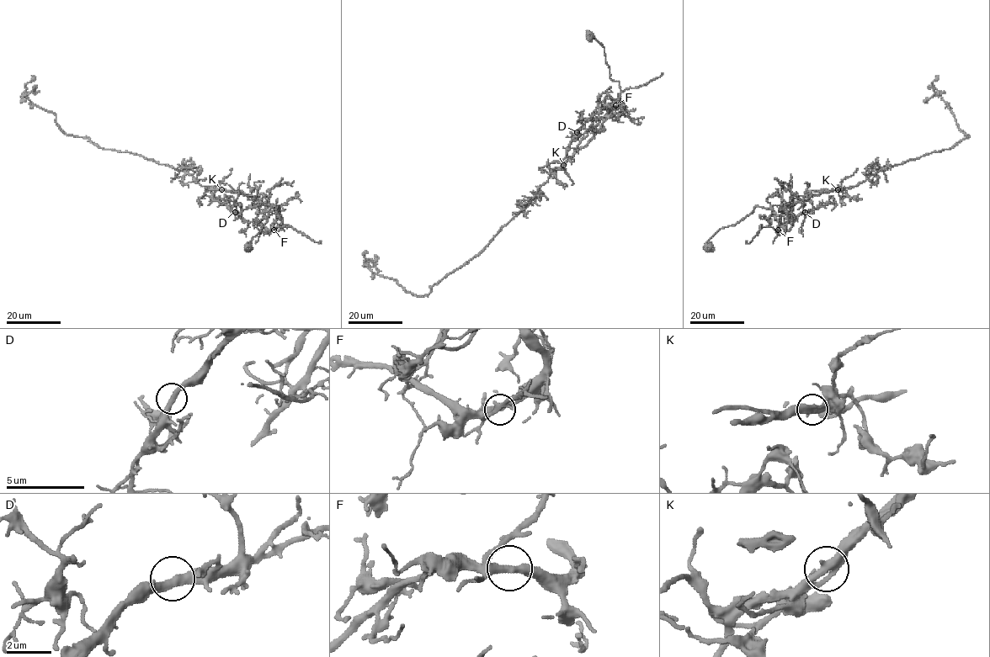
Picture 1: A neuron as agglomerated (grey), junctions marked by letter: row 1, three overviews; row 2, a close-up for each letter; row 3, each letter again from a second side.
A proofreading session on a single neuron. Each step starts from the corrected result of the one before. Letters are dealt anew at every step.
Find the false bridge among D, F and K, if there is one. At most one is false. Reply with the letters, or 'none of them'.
K

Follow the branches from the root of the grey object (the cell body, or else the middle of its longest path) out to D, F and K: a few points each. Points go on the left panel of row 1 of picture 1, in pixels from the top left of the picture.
D: (249, 246), (268, 221), (268, 214), (279, 207), (267, 204), (258, 224), (247, 222), (235, 212)
F: (249, 246), (252, 239), (268, 221), (268, 214), (278, 206), (278, 217), (281, 223), (274, 230)
K: (249, 246), (268, 221), (268, 214), (279, 207), (221, 190)

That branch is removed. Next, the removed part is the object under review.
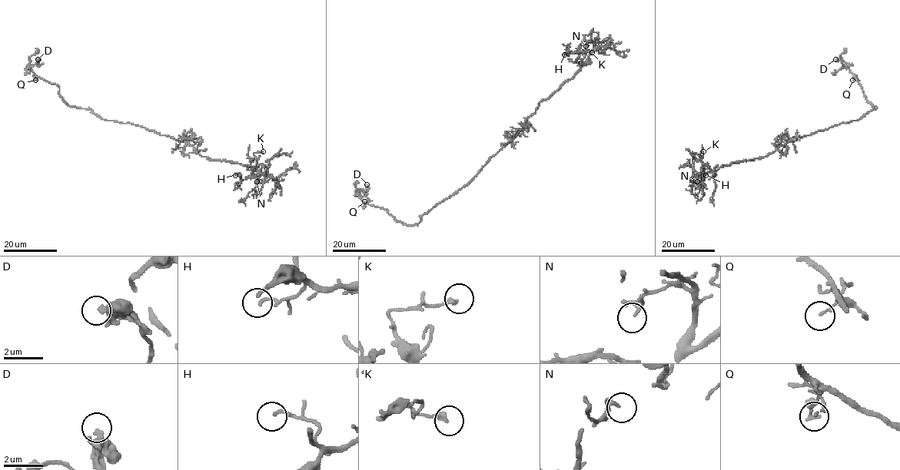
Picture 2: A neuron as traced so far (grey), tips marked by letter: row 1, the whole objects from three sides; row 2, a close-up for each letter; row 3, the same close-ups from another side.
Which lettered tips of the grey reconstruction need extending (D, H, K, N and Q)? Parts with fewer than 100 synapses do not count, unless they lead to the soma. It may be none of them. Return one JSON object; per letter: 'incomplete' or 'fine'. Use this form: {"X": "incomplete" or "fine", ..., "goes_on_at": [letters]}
{"D": "fine", "H": "fine", "K": "fine", "N": "fine", "Q": "fine", "goes_on_at": []}

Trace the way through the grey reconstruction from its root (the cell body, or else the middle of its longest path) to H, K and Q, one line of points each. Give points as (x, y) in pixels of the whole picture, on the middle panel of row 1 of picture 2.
H: (486, 162), (514, 137), (541, 101), (548, 99), (573, 77), (589, 53), (569, 51), (564, 54)
K: (486, 162), (514, 137), (541, 101), (573, 77), (583, 64), (586, 51), (582, 52), (592, 52)
Q: (486, 162), (468, 183), (436, 203), (418, 223), (413, 225), (398, 222), (385, 209), (366, 204), (364, 201)

